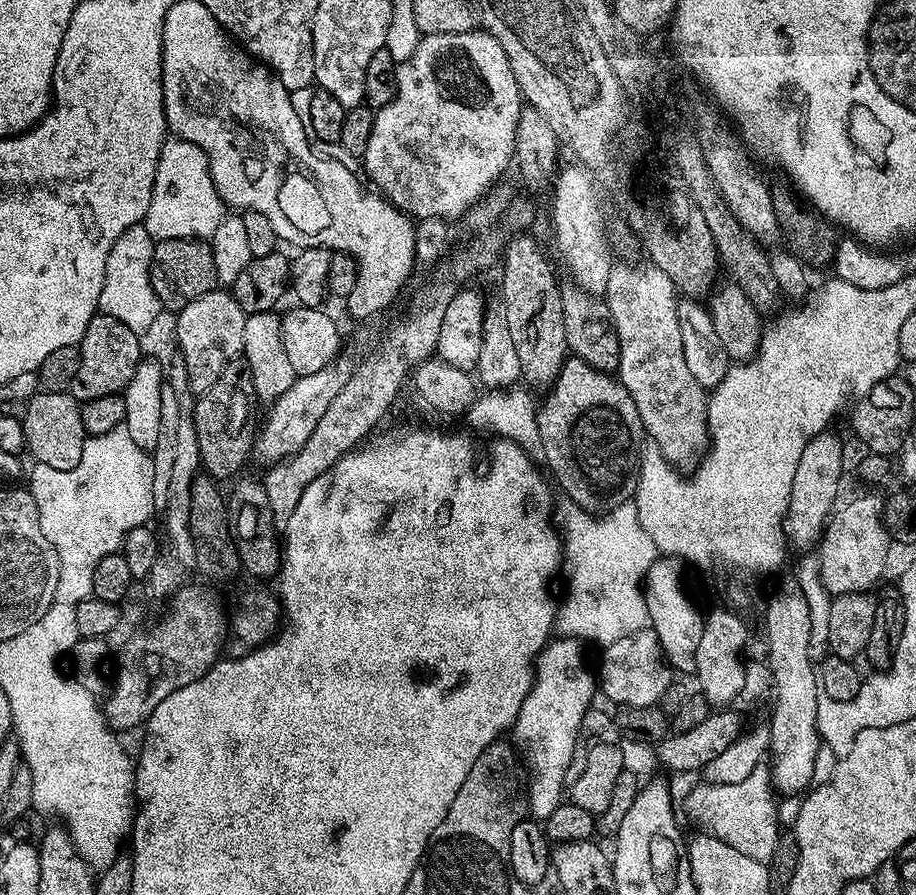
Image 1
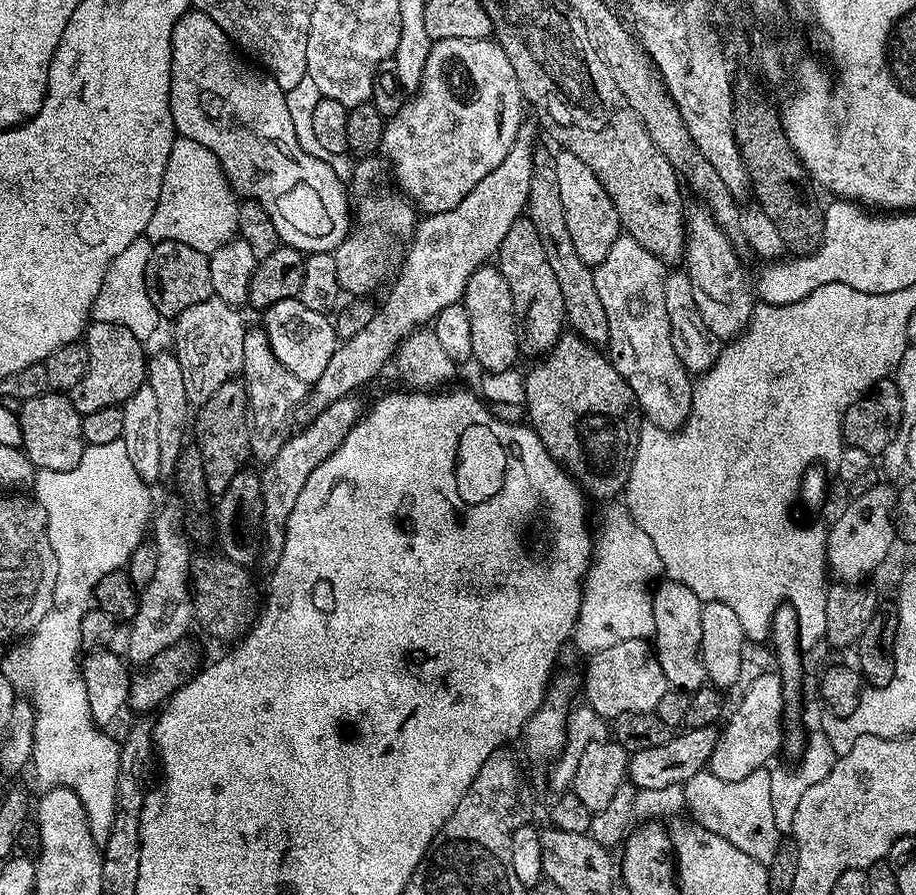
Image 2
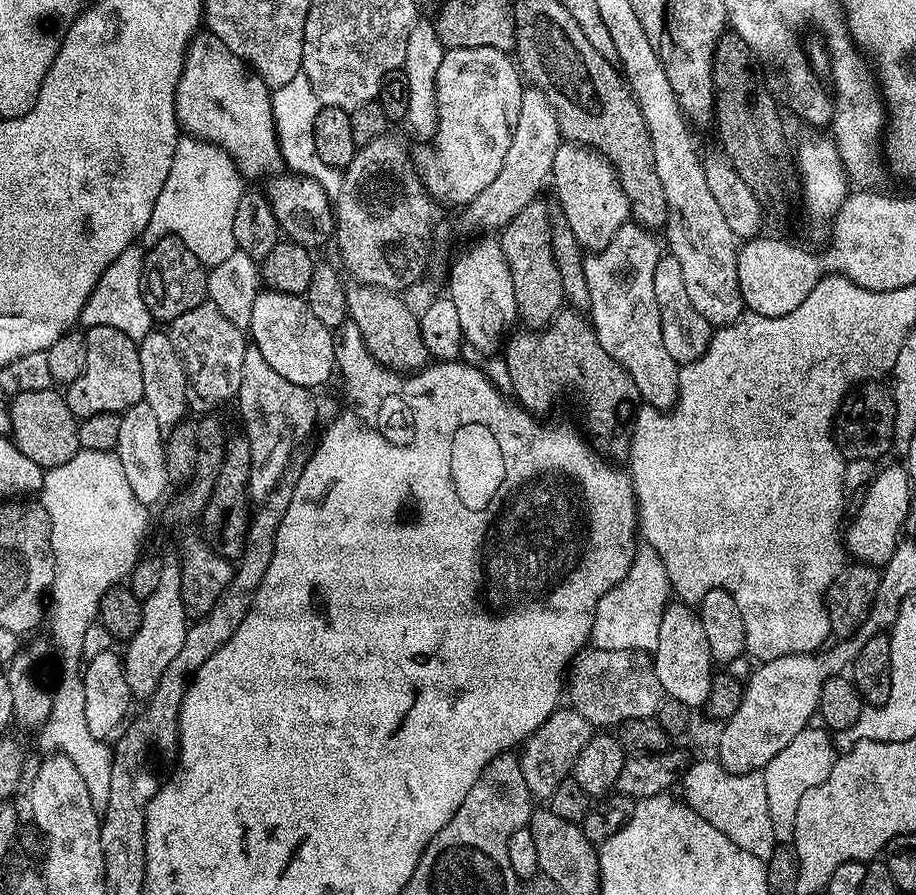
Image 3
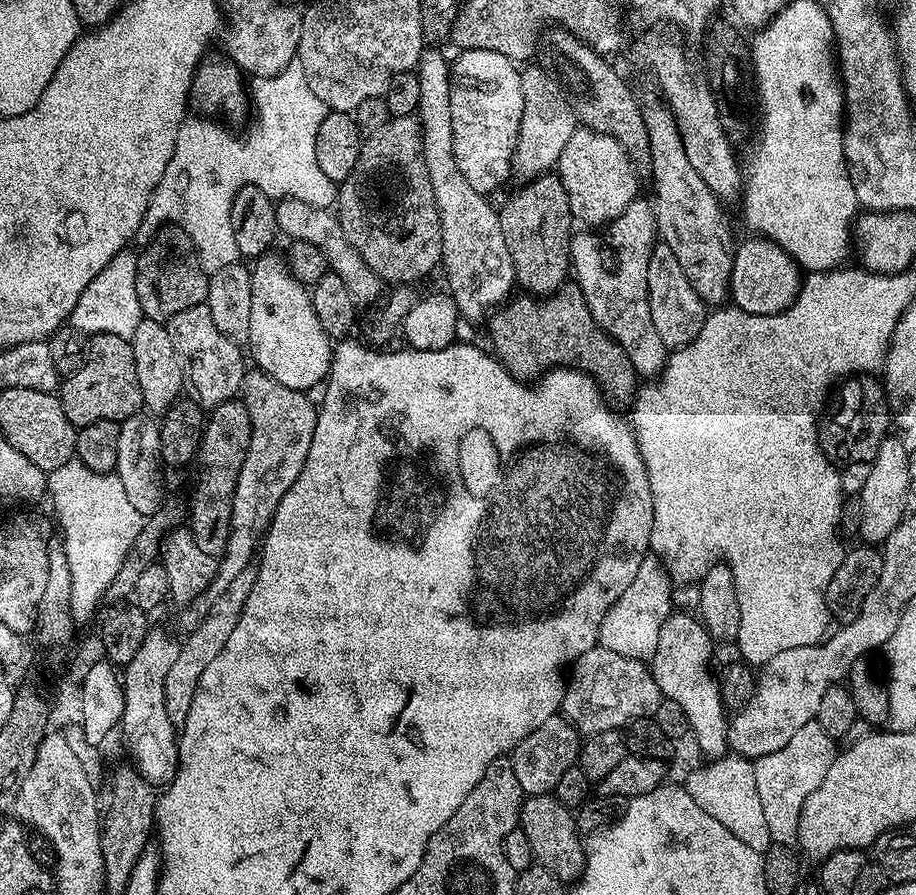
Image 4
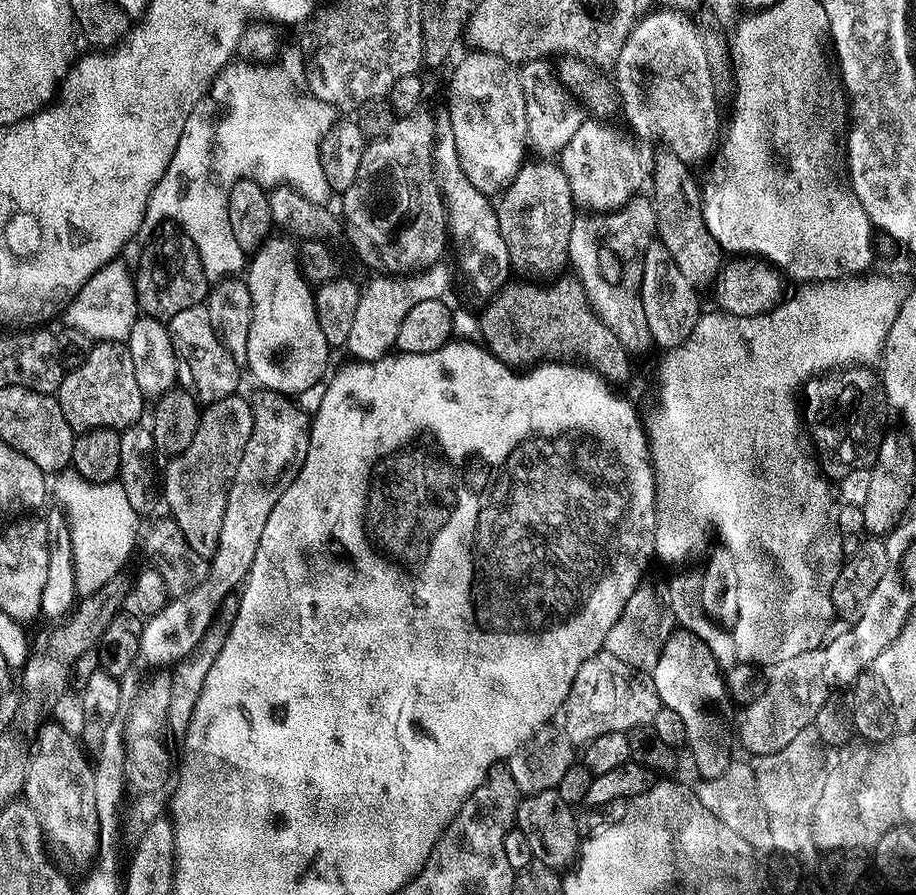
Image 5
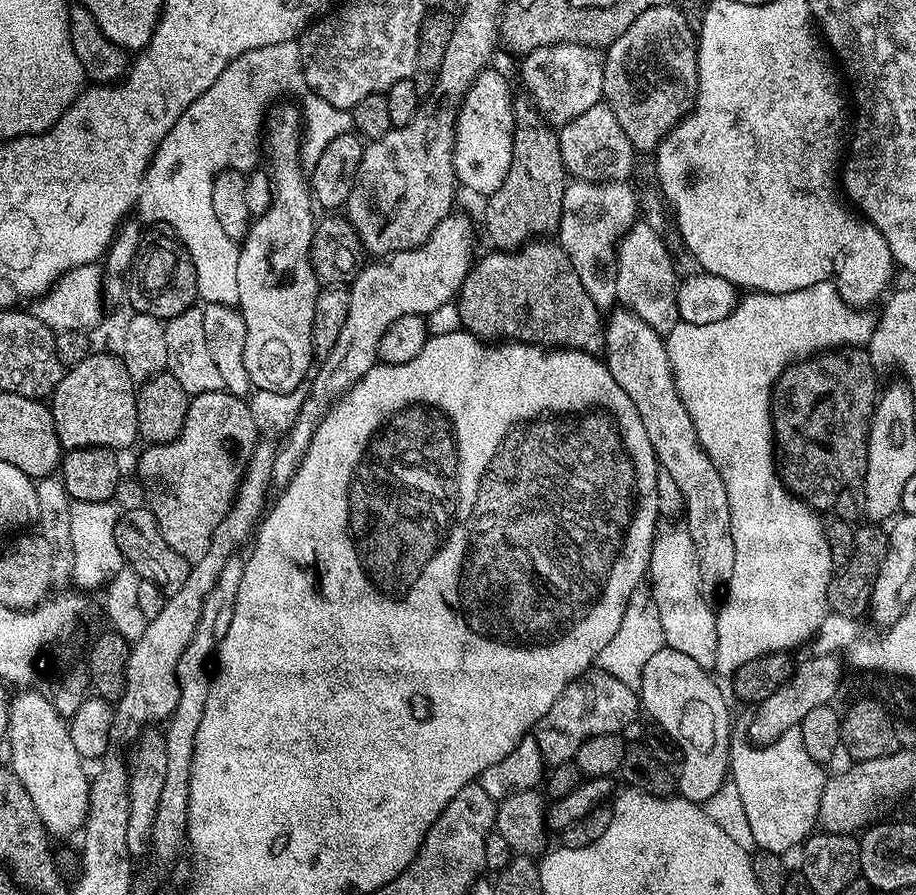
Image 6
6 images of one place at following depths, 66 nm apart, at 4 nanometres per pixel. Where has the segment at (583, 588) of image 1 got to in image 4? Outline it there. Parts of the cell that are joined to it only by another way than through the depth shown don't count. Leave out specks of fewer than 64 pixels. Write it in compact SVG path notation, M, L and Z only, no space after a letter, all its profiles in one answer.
M654 554L645 556L642 566L638 566L638 574L634 574L634 582L622 590L616 602L610 606L606 618L602 618L599 647L614 650L614 654L622 654L626 658L651 661L658 650L658 634L662 634L662 622L673 615L672 588L674 581L669 576L664 563Z

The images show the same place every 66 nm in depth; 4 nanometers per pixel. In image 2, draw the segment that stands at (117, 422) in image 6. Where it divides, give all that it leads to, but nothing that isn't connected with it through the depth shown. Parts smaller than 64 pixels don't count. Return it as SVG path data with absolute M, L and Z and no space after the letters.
M114 322L89 323L82 343L88 347L86 374L70 393L74 410L78 410L81 416L94 414L94 410L102 410L105 406L123 406L136 390L146 384L145 345L134 334L130 334L126 326L118 326Z

